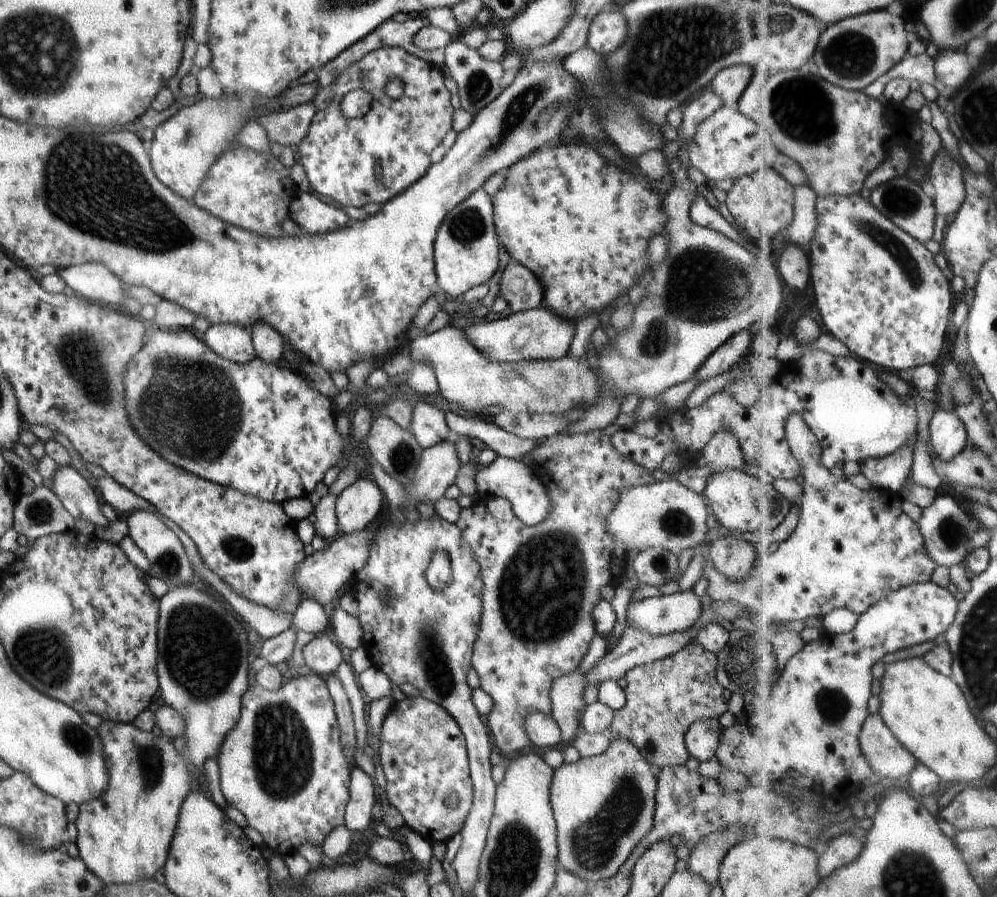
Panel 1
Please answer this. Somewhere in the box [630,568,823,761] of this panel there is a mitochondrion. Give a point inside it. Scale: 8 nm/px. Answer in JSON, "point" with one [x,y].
{"point":[738,660]}

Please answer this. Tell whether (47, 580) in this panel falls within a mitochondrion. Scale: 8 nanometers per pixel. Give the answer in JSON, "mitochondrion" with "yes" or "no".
{"mitochondrion":"no"}

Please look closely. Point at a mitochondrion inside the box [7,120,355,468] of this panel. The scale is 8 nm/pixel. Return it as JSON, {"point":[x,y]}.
{"point":[99,189]}

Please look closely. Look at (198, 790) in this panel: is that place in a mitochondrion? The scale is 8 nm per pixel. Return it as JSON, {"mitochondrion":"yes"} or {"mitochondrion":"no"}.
{"mitochondrion":"no"}

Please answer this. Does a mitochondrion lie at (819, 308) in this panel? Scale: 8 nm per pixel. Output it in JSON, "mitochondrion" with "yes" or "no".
{"mitochondrion":"no"}

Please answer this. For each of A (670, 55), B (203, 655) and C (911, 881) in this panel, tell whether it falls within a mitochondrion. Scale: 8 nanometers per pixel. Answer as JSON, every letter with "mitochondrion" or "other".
{"A":"mitochondrion","B":"mitochondrion","C":"mitochondrion"}

